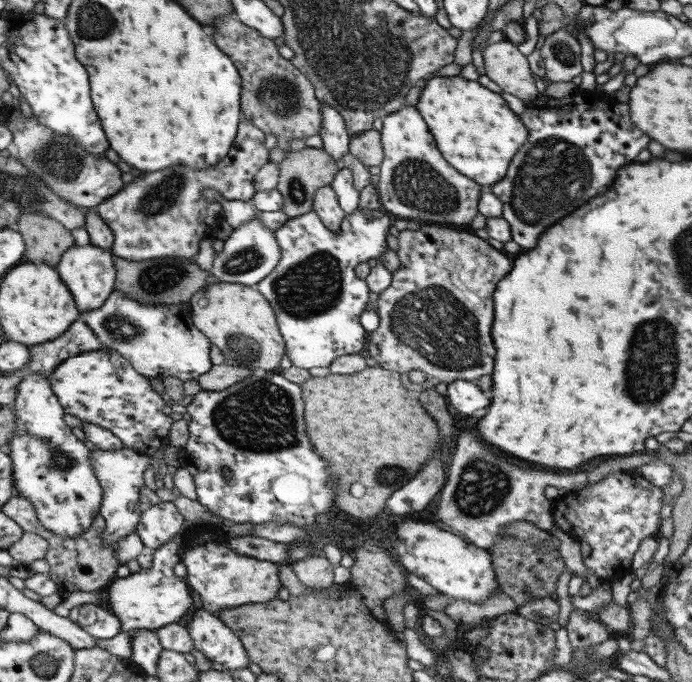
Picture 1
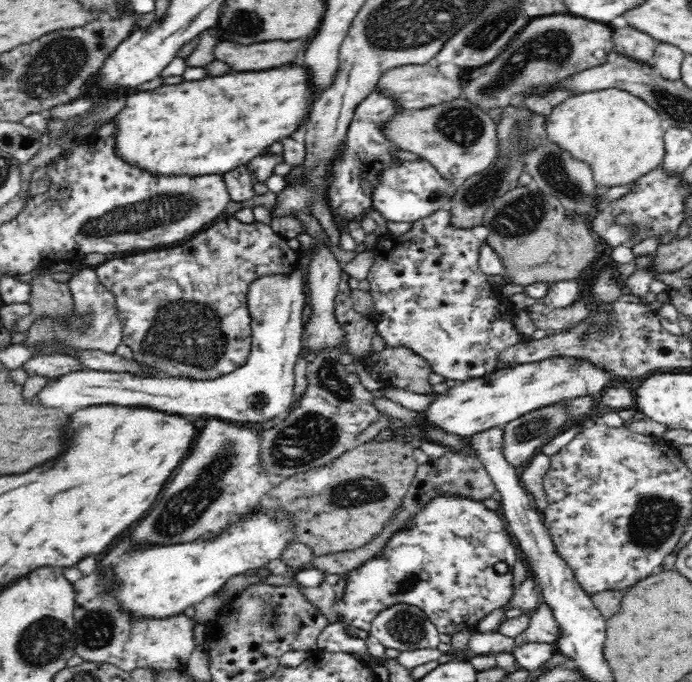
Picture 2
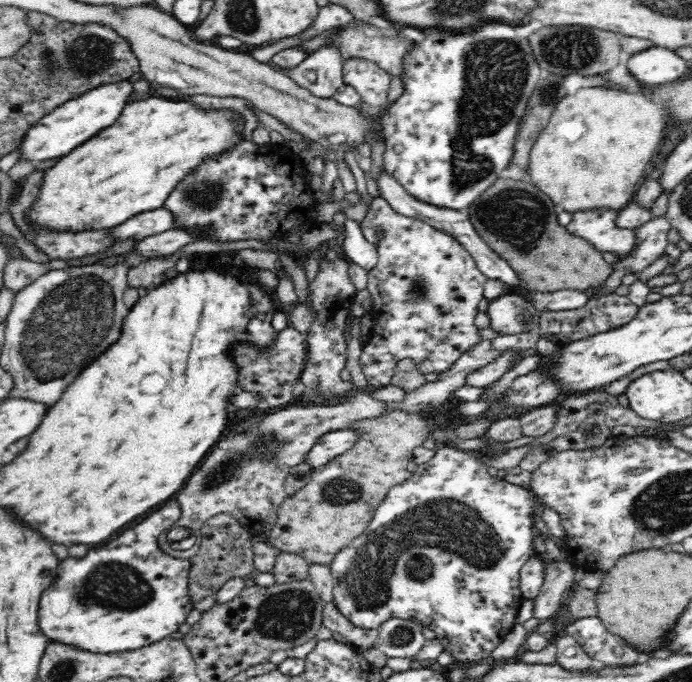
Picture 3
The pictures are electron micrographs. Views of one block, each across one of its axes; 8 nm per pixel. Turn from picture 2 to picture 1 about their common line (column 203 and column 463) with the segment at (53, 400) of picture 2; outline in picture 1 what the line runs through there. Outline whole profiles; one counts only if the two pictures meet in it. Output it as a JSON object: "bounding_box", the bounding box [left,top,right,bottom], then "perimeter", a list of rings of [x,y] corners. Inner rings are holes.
{"bounding_box":[445,380,488,417],"perimeter":[[[454,380],[446,386],[445,390],[448,406],[465,417],[488,406],[487,396],[484,396],[472,381]]]}

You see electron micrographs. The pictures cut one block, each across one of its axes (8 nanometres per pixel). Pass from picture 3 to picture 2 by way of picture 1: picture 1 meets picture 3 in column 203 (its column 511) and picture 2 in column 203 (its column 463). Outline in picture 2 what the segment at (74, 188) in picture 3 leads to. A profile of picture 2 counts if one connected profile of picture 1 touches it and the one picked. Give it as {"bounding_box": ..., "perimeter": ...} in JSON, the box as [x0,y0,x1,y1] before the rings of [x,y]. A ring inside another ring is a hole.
{"bounding_box":[113,66,314,176],"perimeter":[[[294,66],[288,70],[244,72],[228,76],[206,76],[202,80],[161,85],[154,90],[126,94],[126,106],[113,116],[115,153],[126,164],[142,168],[154,176],[223,175],[250,163],[255,156],[278,148],[283,138],[307,122],[314,104],[313,88],[307,84],[307,72]]]}

